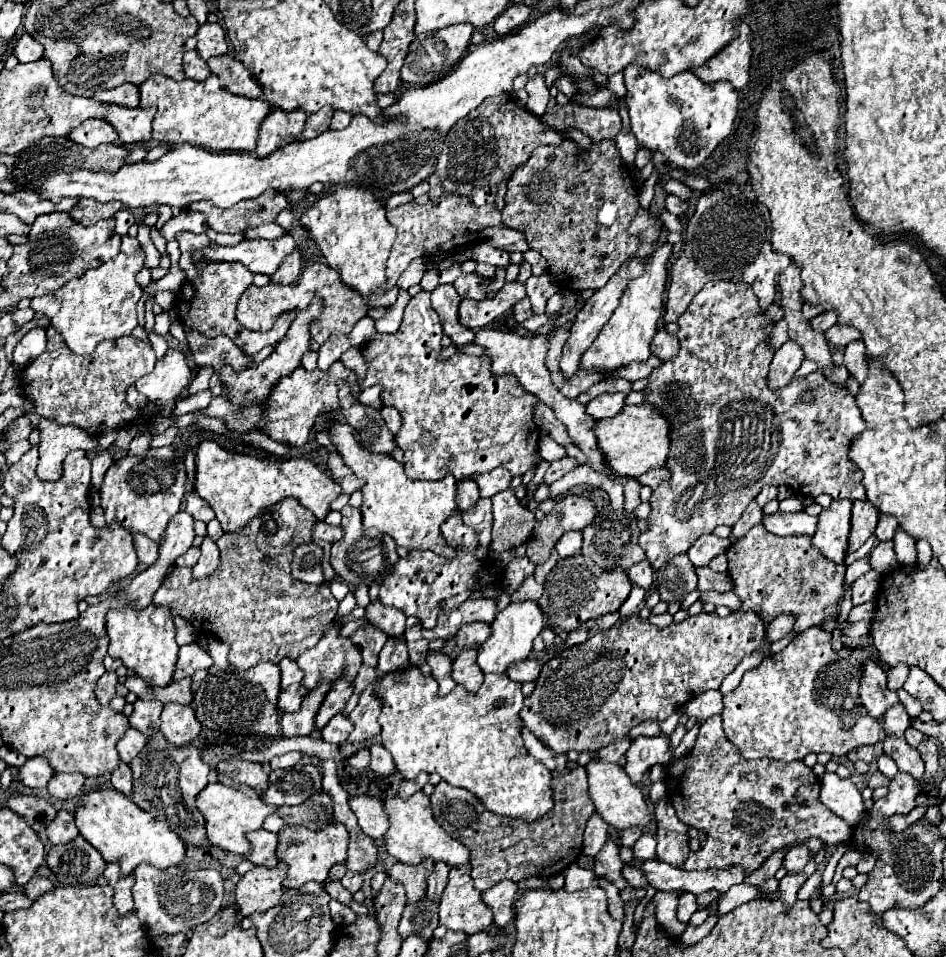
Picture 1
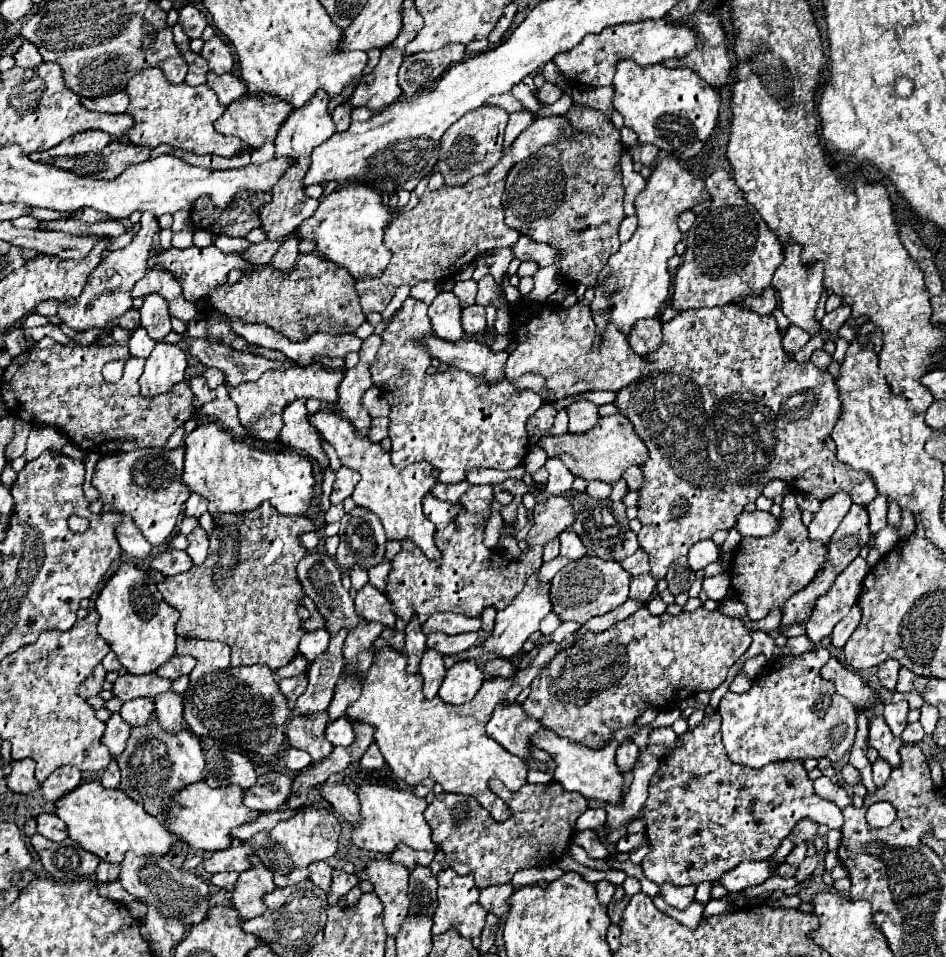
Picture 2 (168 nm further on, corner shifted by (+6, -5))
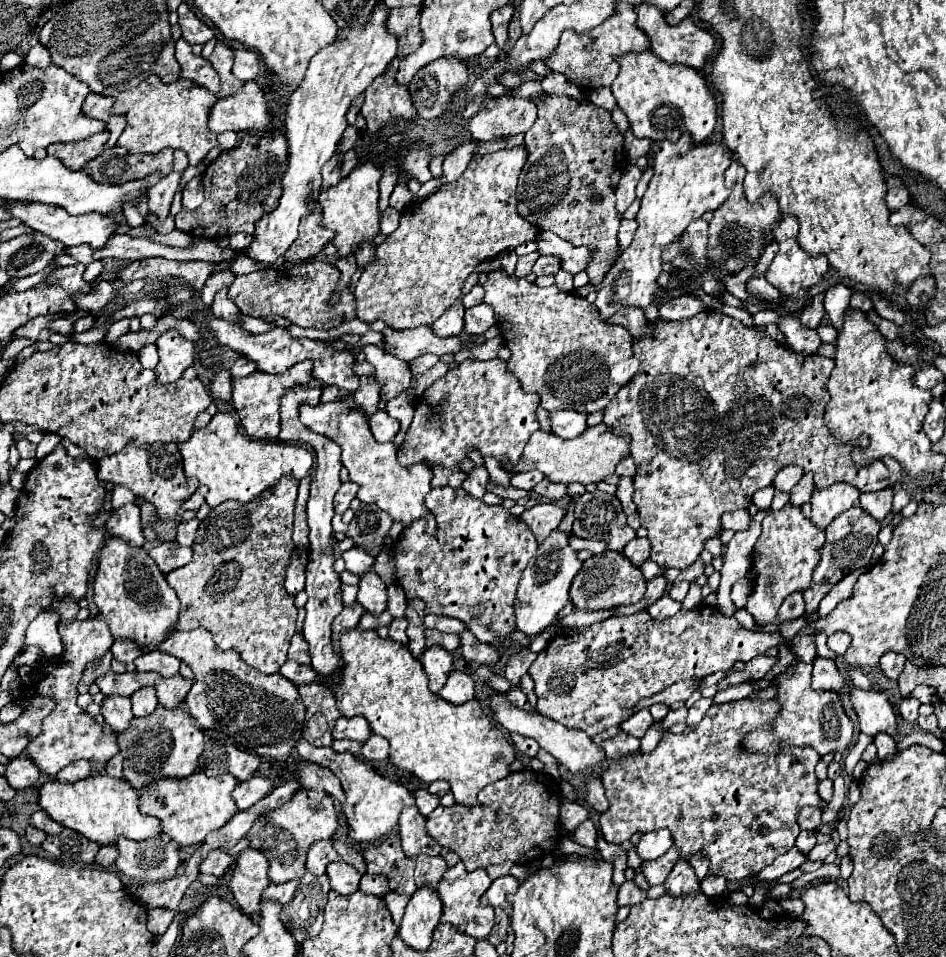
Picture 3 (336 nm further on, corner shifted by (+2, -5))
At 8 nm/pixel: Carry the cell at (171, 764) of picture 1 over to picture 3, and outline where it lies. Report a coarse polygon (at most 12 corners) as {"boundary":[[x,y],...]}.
{"boundary":[[157,705],[117,735],[141,789],[195,773],[205,743],[183,707]]}

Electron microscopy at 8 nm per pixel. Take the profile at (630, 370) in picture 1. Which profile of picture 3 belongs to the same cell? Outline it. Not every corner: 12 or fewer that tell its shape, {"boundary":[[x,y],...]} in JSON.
{"boundary":[[493,271],[507,369],[547,411],[603,411],[631,333],[557,285]]}

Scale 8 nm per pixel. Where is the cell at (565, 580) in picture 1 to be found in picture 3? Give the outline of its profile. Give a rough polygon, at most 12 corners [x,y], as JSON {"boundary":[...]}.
{"boundary":[[625,555],[589,557],[571,601],[587,611],[631,605],[647,579]]}

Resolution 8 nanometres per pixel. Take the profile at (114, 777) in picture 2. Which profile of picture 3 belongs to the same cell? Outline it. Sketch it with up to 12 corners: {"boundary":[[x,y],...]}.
{"boundary":[[123,757],[109,759],[105,771],[111,777],[123,775]]}

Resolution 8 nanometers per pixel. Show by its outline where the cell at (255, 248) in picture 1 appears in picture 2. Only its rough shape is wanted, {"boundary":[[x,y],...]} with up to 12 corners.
{"boundary":[[215,245],[169,249],[155,263],[191,303],[247,269],[241,253]]}

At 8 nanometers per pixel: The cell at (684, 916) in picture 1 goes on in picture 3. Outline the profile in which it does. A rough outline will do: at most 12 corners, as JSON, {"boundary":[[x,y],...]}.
{"boundary":[[677,861],[665,881],[673,897],[699,891],[693,867]]}

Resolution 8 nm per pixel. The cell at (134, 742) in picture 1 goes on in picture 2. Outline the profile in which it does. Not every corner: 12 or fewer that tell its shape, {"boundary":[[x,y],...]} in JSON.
{"boundary":[[113,713],[105,721],[103,745],[111,757],[125,751],[131,727]]}

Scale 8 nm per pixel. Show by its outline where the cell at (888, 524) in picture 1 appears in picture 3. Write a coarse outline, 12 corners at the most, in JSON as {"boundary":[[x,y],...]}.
{"boundary":[[893,491],[863,493],[865,513],[885,521],[893,507]]}

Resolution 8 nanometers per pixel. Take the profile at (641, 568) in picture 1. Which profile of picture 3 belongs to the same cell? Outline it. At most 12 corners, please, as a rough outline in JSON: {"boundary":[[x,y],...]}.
{"boundary":[[639,539],[625,545],[623,555],[641,567],[651,553],[649,541]]}

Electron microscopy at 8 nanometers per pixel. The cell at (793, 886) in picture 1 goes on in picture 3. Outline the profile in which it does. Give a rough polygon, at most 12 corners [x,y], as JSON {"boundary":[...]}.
{"boundary":[[833,841],[817,843],[811,849],[811,861],[825,859],[833,849]]}

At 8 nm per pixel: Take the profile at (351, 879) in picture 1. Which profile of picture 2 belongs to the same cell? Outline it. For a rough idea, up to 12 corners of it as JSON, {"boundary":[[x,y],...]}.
{"boundary":[[333,873],[329,897],[347,895],[357,883],[357,875]]}

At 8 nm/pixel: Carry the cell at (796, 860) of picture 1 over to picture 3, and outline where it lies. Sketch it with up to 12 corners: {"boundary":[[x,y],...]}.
{"boundary":[[801,831],[795,847],[807,853],[815,847],[815,831]]}

